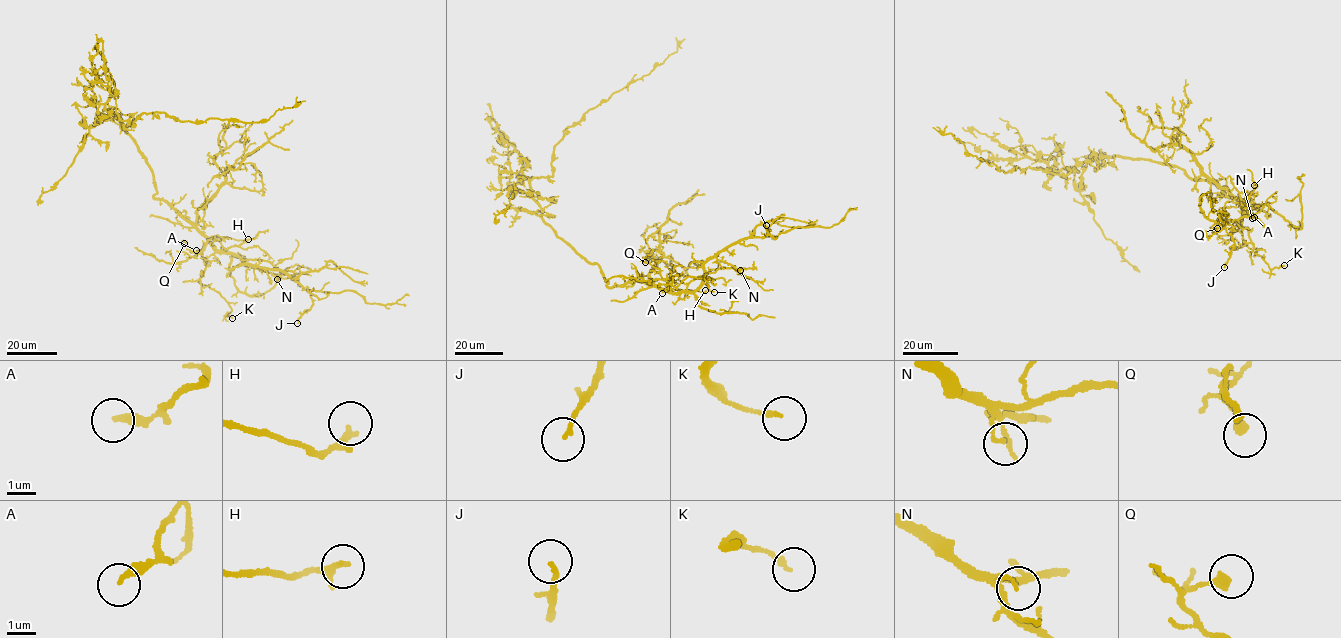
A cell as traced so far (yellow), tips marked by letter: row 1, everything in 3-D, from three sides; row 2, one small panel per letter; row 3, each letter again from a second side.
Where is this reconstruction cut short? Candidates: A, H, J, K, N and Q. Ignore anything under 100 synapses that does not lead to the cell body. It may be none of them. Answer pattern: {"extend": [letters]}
{"extend": []}

